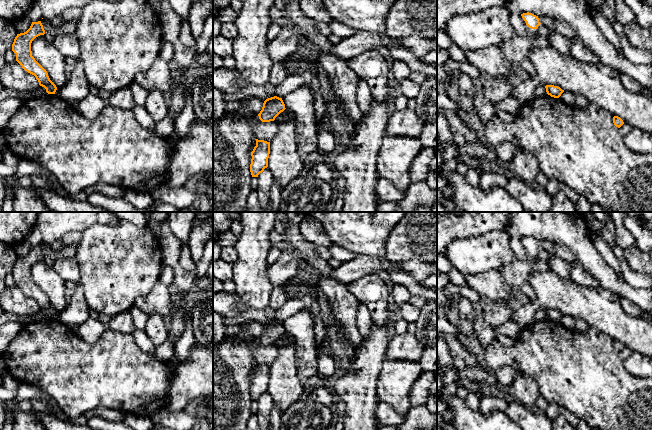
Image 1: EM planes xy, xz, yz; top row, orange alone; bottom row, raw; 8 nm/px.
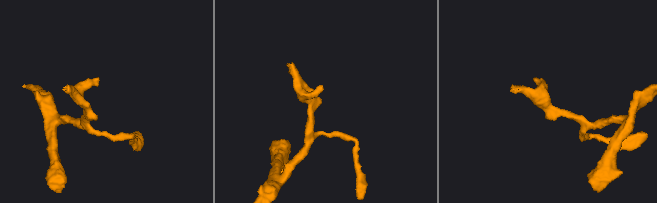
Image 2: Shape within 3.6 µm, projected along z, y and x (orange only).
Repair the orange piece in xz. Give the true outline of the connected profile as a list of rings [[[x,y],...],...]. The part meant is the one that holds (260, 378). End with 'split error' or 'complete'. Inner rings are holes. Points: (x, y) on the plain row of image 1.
[[[256,363],[256,370],[251,376],[250,396],[252,401],[258,401],[268,391],[270,366]]] | complete

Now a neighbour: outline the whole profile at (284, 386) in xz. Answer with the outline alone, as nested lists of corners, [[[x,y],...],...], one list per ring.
[[[295,344],[278,346],[276,349],[278,355],[270,365],[268,392],[282,415],[300,399],[304,387],[296,371]]]

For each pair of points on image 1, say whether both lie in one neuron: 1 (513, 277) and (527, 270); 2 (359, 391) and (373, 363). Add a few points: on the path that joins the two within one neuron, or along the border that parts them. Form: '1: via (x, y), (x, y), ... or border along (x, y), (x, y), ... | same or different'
1: via (516, 274), (520, 270), (524, 270) | same
2: via (361, 384), (366, 370) | same

